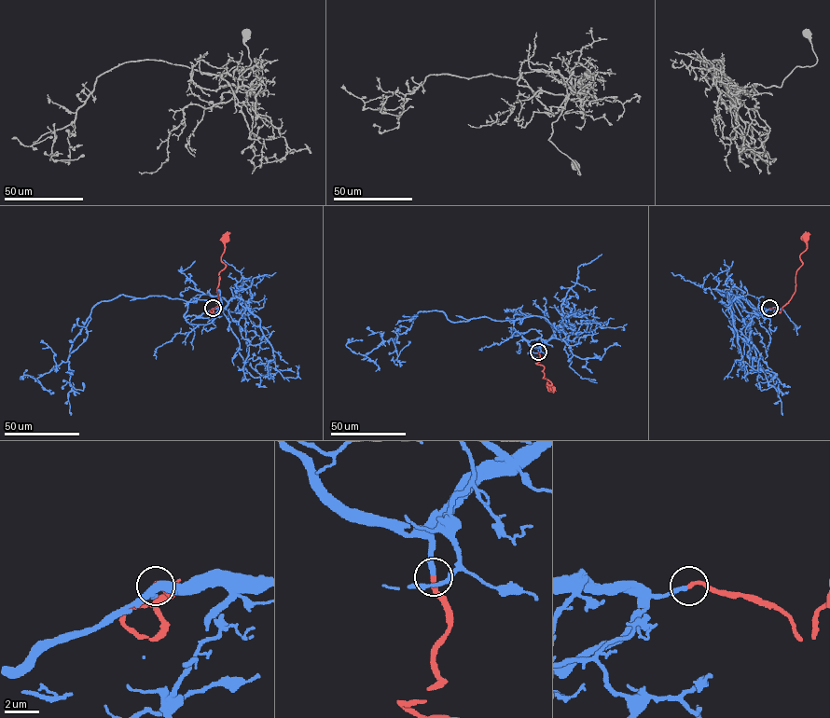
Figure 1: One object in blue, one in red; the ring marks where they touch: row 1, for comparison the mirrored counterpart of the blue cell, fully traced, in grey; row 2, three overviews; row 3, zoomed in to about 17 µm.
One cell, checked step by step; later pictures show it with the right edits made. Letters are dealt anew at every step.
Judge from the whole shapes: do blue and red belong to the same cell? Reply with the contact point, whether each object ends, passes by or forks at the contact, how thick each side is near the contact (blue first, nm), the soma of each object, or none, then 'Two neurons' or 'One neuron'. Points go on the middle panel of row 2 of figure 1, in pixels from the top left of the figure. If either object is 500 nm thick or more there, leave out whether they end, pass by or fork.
Place: (538, 352). At the ring blue ends. At the ring red ends. Thickness 280 nm (blue) against 280 nm. Soma of blue: none. Soma of red: (551, 389). One neuron

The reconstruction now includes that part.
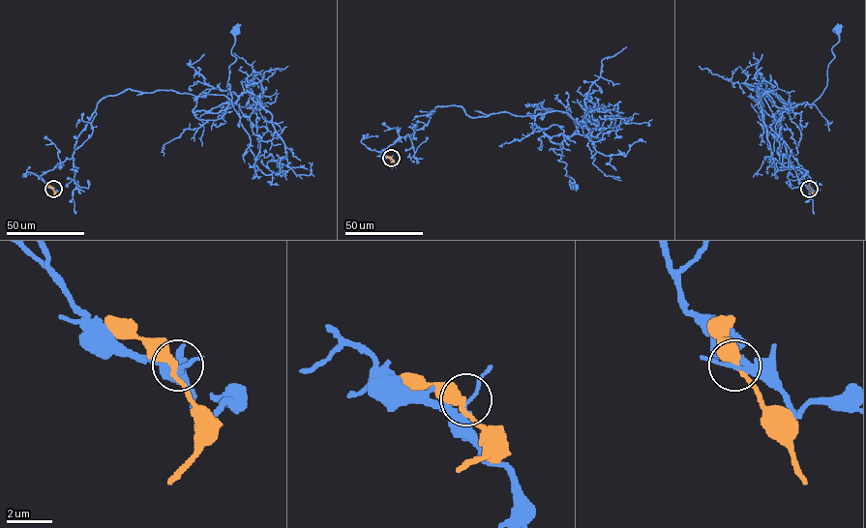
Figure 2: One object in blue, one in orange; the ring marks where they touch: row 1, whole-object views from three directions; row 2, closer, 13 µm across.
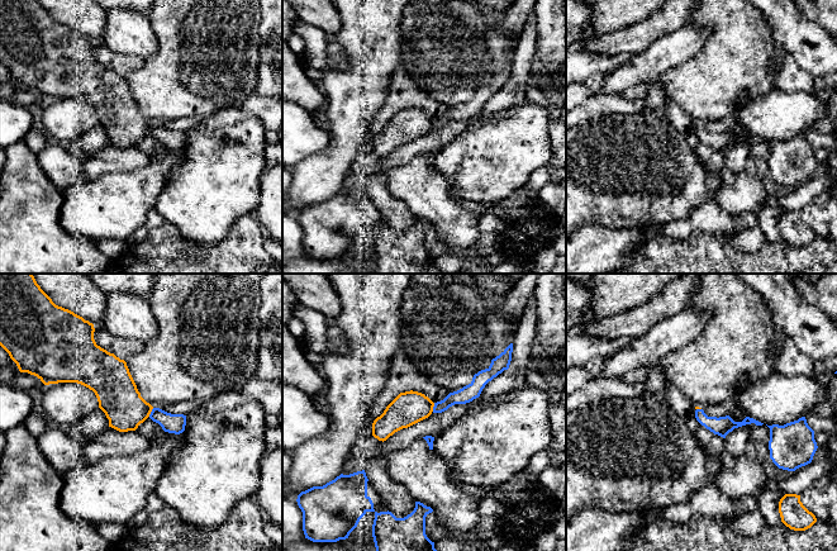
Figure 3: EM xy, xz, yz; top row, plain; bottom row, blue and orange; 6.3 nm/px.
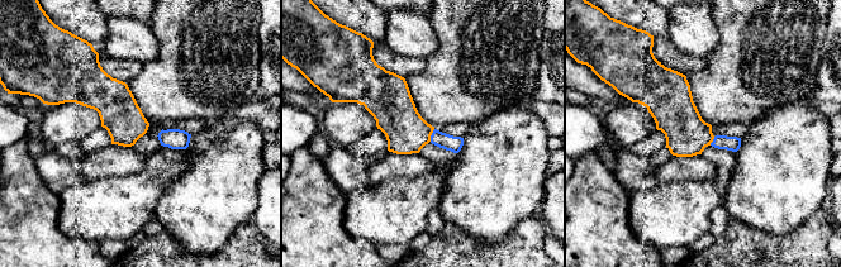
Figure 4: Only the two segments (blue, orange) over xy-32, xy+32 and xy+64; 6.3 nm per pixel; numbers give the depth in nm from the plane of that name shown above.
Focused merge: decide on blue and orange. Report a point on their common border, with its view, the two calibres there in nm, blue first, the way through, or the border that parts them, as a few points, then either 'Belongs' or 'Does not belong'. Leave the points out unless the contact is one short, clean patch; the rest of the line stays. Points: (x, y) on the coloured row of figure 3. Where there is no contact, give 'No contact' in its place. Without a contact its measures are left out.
Touches blue at xy (151, 412). Thickness 130 nm (blue) against 260 nm. Does not belong

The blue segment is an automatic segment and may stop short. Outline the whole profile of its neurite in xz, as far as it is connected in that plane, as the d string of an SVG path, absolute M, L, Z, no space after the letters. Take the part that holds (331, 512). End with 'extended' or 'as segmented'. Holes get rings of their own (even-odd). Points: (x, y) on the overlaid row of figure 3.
M365 470L341 474L323 486L313 486L298 495L303 512L305 538L313 542L337 542L348 538L367 512L375 512L367 495Z; as segmented

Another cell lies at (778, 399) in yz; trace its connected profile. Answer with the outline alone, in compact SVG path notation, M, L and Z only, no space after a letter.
M775 370L769 377L755 383L739 393L734 403L750 418L767 426L784 426L805 417L813 407L827 399L827 388L822 386L814 377L805 375L785 376Z

